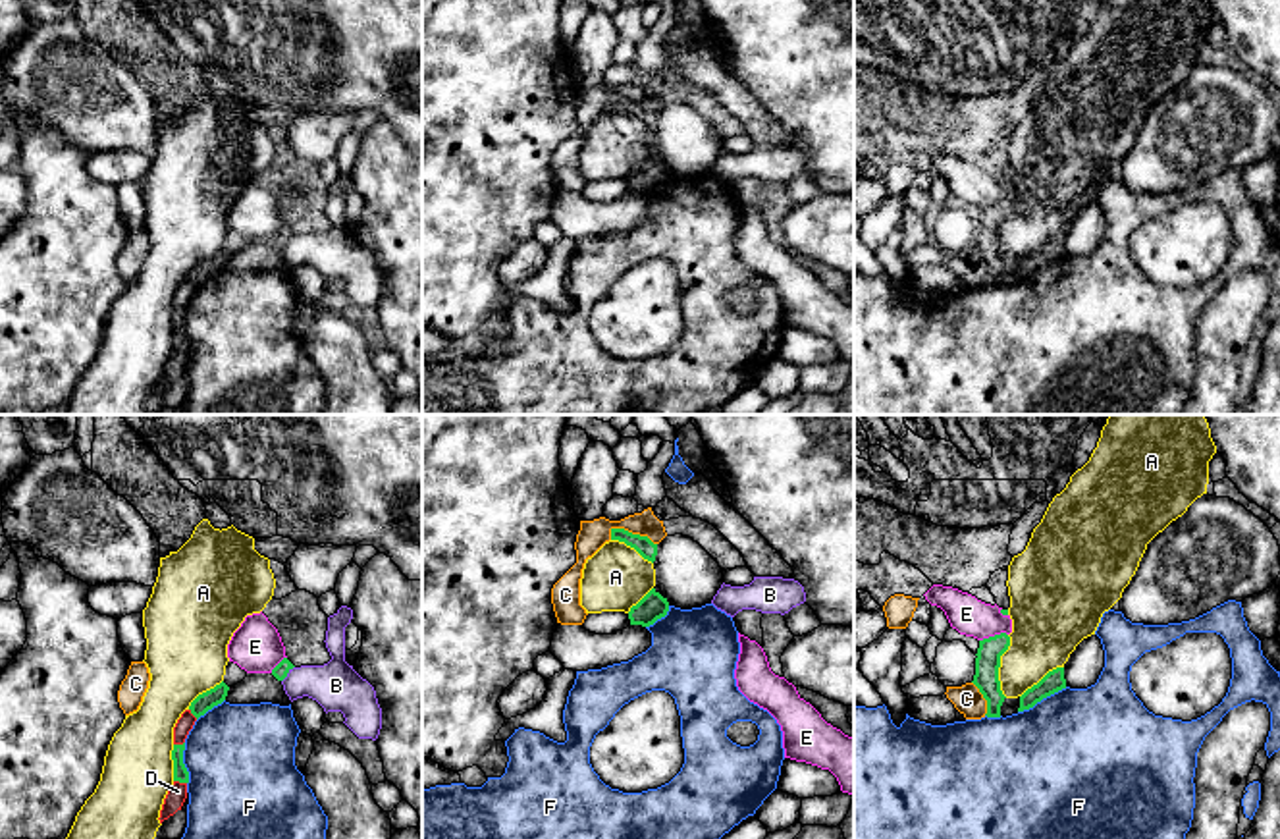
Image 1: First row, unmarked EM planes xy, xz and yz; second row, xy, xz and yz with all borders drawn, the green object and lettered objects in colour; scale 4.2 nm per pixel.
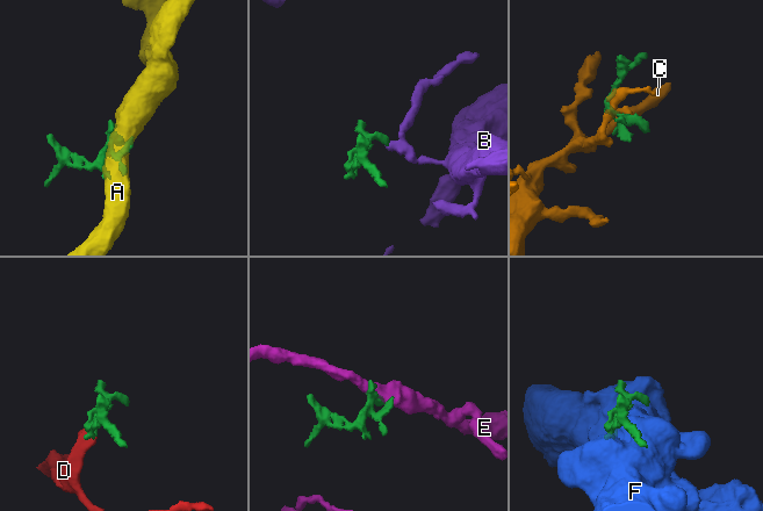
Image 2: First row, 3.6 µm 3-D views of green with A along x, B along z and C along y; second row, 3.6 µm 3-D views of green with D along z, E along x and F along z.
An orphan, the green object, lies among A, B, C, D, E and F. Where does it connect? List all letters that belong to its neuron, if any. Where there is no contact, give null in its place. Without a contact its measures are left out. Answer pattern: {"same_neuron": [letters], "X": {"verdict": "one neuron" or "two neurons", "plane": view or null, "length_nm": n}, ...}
{"same_neuron": ["D"], "A": {"verdict": "two neurons", "plane": "yz", "length_nm": 260}, "B": {"verdict": "two neurons", "plane": "xy", "length_nm": 90}, "C": {"verdict": "two neurons", "plane": "xz", "length_nm": 220}, "D": {"verdict": "one neuron", "plane": "xy", "length_nm": 60}, "E": {"verdict": "two neurons", "plane": "yz", "length_nm": 120}, "F": {"verdict": "two neurons", "plane": "yz", "length_nm": 240}}

